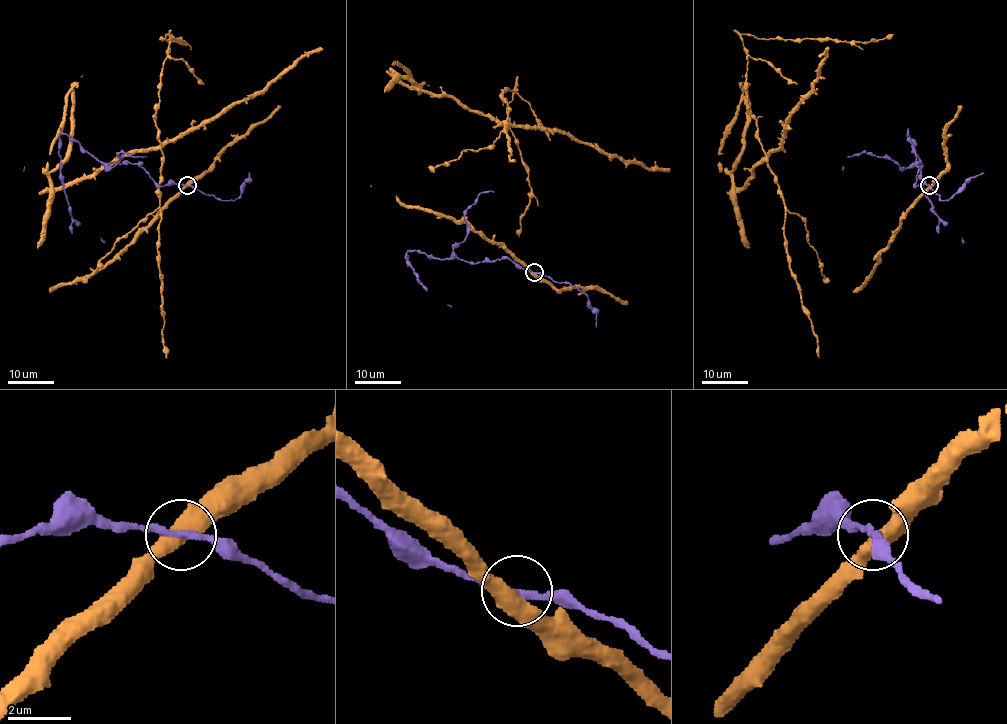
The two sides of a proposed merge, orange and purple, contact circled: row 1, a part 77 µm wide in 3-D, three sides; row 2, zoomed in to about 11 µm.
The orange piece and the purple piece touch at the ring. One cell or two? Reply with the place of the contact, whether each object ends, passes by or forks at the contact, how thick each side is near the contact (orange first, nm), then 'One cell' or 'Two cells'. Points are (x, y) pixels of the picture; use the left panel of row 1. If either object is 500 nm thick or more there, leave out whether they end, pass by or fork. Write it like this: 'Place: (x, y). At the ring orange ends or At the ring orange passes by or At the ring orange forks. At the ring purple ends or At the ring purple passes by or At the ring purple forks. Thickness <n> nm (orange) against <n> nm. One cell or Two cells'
Place: (187, 185). At the ring orange passes by. At the ring purple passes by. Thickness 480 nm (orange) against 180 nm. One cell

